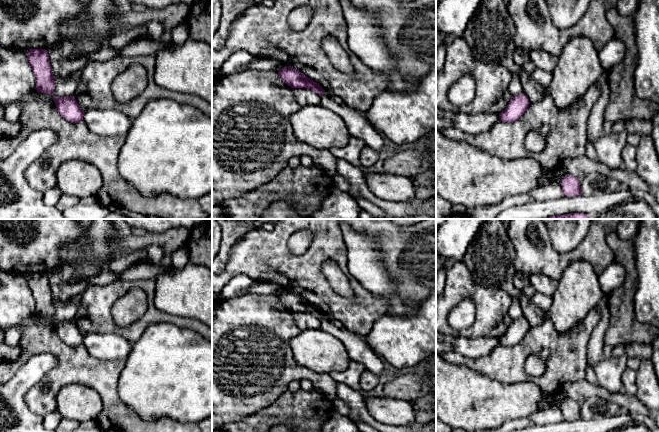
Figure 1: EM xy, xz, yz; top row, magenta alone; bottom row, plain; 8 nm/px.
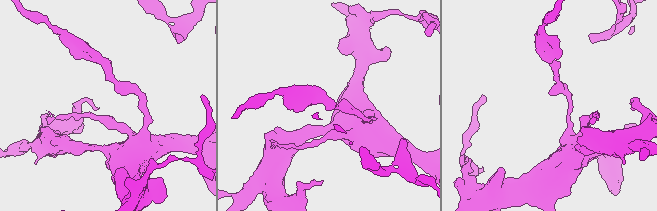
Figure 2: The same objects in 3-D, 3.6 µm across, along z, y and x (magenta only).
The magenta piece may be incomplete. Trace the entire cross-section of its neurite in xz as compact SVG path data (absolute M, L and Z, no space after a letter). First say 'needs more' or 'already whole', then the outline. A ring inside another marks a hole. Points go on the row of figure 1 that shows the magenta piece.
already whole; M285 65L278 71L278 75L291 88L307 88L320 95L325 93L325 90L319 84L291 66Z

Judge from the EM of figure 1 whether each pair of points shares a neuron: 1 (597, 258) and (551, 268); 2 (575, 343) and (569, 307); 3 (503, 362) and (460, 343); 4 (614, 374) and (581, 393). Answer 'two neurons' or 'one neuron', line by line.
1: one neuron
2: two neurons
3: two neurons
4: two neurons

